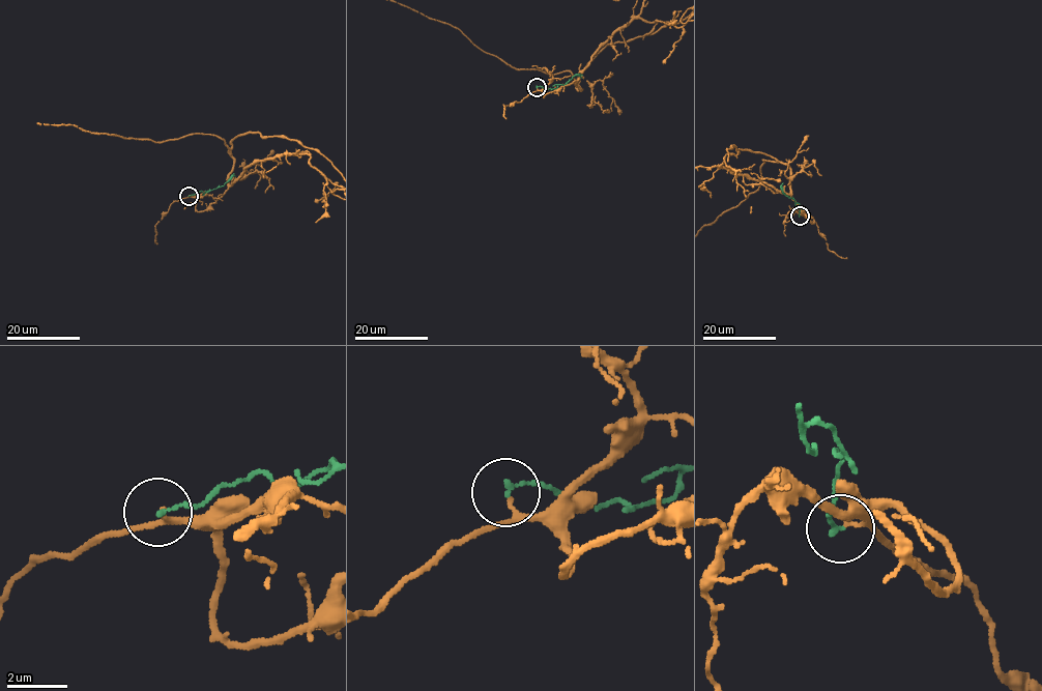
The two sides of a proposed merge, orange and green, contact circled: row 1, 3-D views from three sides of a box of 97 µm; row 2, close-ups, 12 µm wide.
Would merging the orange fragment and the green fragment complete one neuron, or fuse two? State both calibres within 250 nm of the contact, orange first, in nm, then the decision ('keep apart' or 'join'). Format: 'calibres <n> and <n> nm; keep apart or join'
calibres 110 and 140 nm; join

